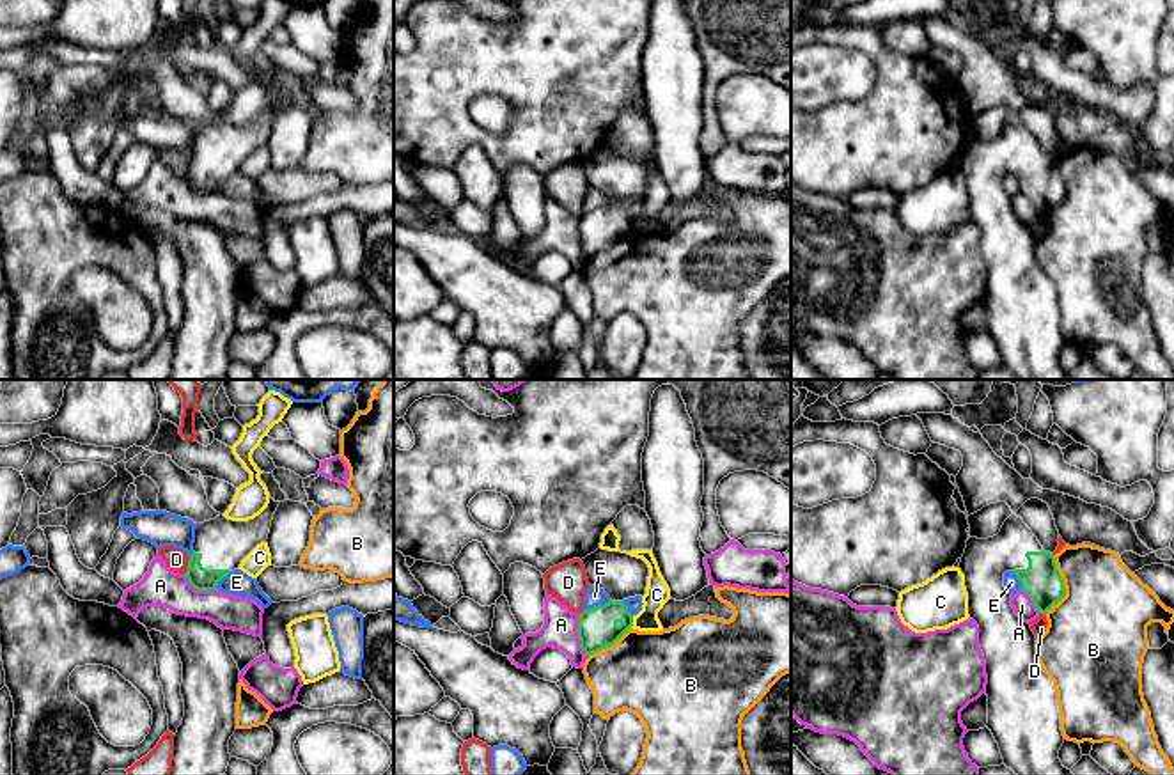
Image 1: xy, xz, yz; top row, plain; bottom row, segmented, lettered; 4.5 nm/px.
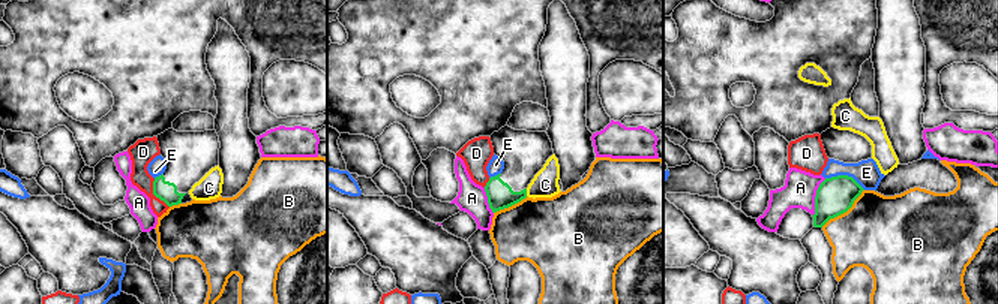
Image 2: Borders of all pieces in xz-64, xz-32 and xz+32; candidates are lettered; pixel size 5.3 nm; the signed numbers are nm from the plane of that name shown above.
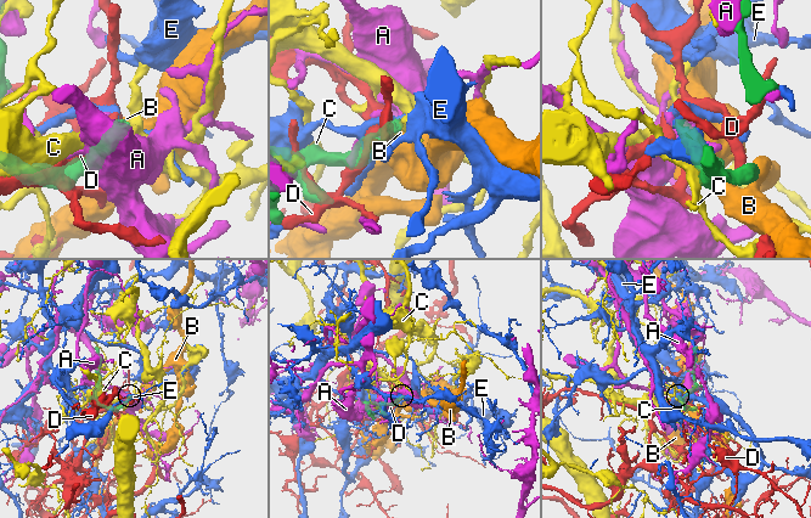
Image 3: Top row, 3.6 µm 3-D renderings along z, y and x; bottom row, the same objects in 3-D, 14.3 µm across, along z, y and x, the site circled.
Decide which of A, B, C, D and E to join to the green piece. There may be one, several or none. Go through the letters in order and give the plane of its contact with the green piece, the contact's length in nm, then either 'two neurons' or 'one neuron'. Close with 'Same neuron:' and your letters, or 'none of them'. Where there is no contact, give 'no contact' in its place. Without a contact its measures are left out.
A: contact in xz; length 200 nm; two neurons
B: contact in yz; length 280 nm; two neurons
C: contact in xz; length 60 nm; two neurons
D: contact in xy; length 90 nm; two neurons
E: contact in xz; length 140 nm; two neurons
Same neuron: none of them

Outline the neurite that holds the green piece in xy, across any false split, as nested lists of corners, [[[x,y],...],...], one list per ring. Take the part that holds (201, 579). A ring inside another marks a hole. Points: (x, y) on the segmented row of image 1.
[[[270,498],[268,507],[248,521],[232,521],[220,514],[199,523],[184,573],[188,583],[197,591],[218,591],[218,582],[238,569],[257,544],[266,543],[278,504]]]

